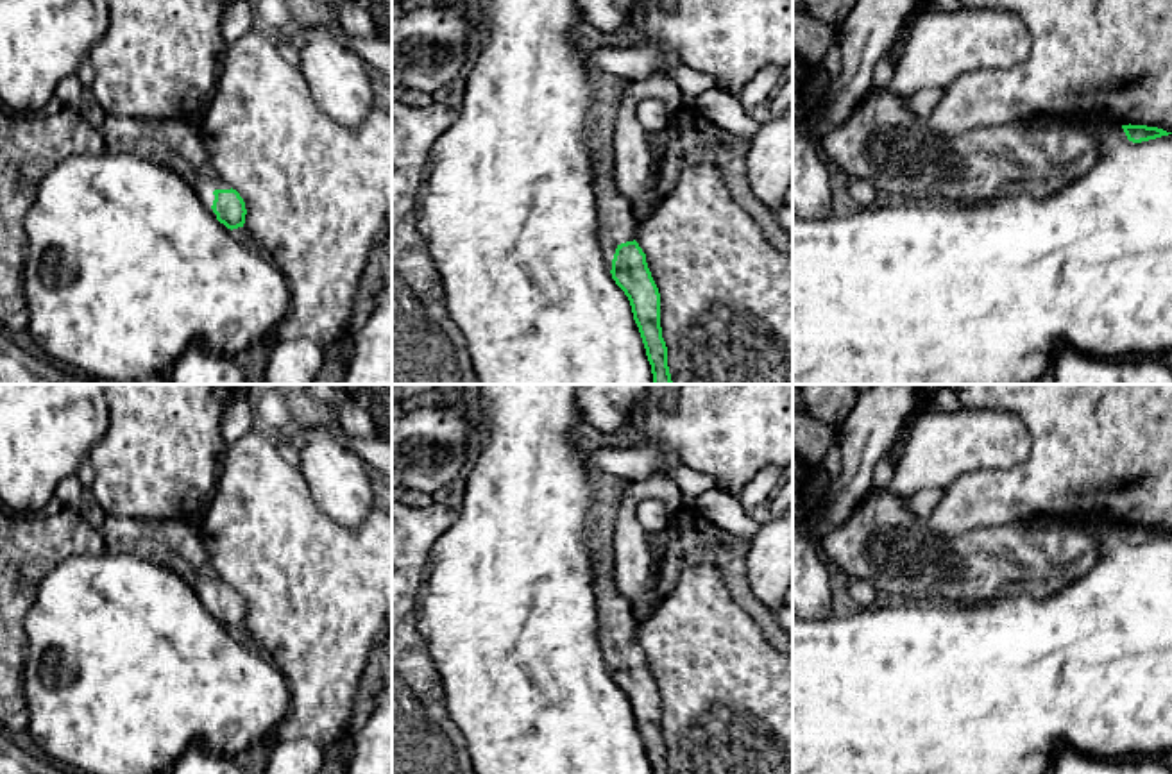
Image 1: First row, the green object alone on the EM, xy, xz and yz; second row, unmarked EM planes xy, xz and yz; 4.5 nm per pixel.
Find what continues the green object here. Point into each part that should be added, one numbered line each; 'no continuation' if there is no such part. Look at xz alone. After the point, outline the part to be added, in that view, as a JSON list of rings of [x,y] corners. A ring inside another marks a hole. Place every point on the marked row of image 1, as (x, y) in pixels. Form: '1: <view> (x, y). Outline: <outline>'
1: xz (616, 224). Outline: [[[594,111],[592,123],[598,132],[599,122]],[[598,132],[592,154],[598,238],[607,266],[612,270],[616,248],[635,240],[639,220],[632,215],[630,200],[617,188],[610,138]]]

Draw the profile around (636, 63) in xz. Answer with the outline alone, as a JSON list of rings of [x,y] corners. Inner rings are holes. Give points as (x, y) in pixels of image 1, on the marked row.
[[[641,43],[628,48],[603,46],[587,50],[587,61],[590,68],[614,73],[626,82],[641,82],[655,75],[671,79],[671,70],[678,64],[676,59],[657,43]]]

